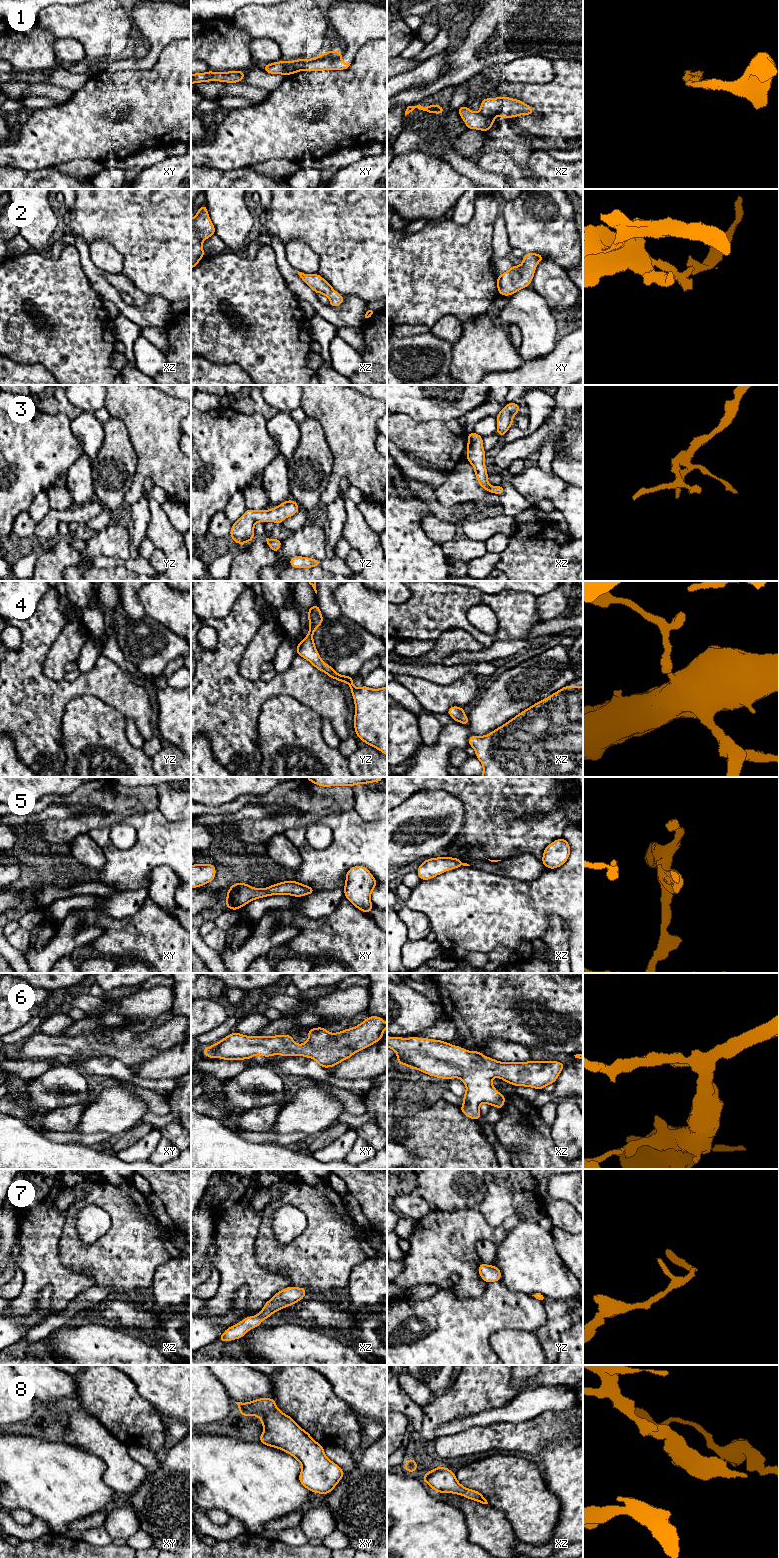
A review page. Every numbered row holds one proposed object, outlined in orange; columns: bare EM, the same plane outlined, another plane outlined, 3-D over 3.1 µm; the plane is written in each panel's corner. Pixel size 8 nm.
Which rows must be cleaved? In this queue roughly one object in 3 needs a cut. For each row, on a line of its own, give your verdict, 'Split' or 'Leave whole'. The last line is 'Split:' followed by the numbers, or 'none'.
1: Split
2: Leave whole
3: Leave whole
4: Leave whole
5: Leave whole
6: Leave whole
7: Leave whole
8: Leave whole
Split: 1

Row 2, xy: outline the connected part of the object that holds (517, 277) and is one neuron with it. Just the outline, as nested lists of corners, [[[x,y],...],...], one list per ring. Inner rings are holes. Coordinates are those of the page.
[[[525,253],[520,266],[513,265],[507,272],[497,277],[498,293],[510,296],[520,289],[527,288],[533,280],[537,264],[543,258],[544,255]]]

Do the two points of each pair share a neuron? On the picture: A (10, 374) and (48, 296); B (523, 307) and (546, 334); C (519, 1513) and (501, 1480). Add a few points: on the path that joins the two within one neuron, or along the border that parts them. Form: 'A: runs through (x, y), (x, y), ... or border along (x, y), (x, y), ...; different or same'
A: border along (10, 358), (23, 364), (39, 364); different
B: runs through (530, 314), (539, 327); same
C: runs through (519, 1505), (519, 1501), (506, 1488); same

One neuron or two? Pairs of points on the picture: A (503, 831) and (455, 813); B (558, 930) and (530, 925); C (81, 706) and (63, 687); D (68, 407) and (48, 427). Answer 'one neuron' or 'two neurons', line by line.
A: two neurons
B: two neurons
C: two neurons
D: two neurons

